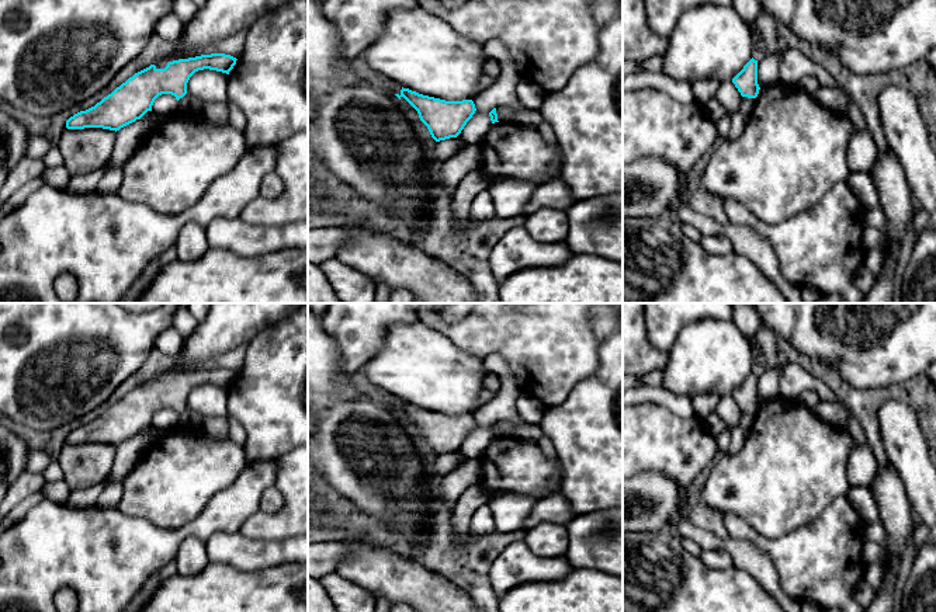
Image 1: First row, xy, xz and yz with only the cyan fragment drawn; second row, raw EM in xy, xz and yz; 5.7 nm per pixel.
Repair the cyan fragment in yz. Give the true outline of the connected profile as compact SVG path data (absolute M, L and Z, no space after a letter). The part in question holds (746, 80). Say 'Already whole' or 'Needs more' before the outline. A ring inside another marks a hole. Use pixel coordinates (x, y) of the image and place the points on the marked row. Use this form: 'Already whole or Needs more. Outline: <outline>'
Already whole. Outline: M752 58L732 79L732 83L742 97L756 98L760 90L758 84L758 60Z

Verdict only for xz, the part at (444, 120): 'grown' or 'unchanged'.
unchanged

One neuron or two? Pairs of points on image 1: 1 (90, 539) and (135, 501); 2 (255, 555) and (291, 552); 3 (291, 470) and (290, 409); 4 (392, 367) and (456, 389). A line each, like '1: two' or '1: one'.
1: two
2: one
3: two
4: one

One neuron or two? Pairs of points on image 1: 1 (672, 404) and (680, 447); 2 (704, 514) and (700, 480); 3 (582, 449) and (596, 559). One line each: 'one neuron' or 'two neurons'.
1: two neurons
2: one neuron
3: two neurons

